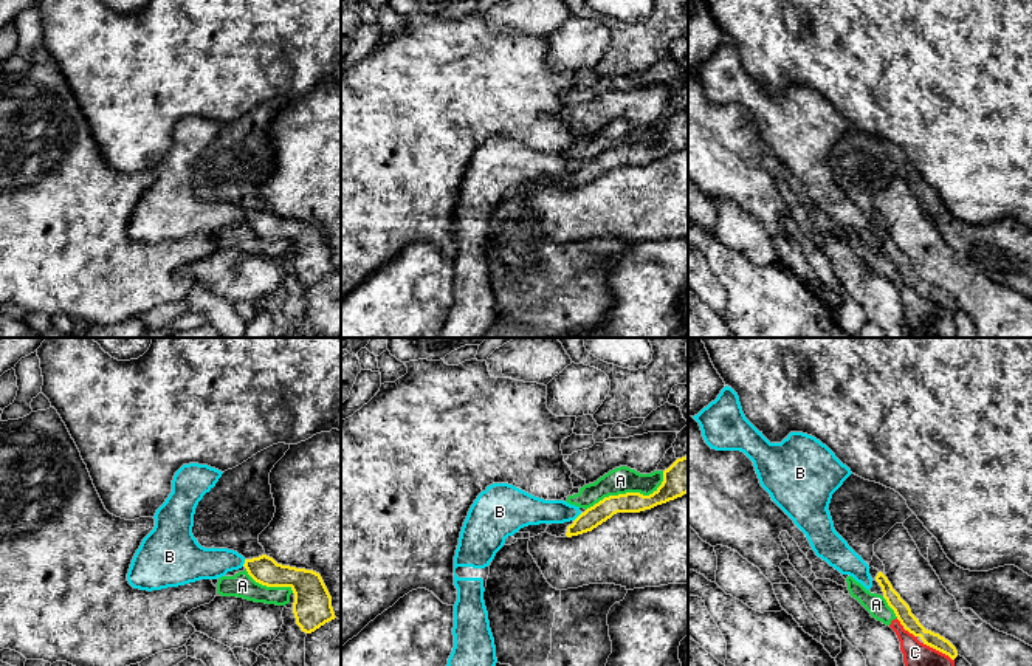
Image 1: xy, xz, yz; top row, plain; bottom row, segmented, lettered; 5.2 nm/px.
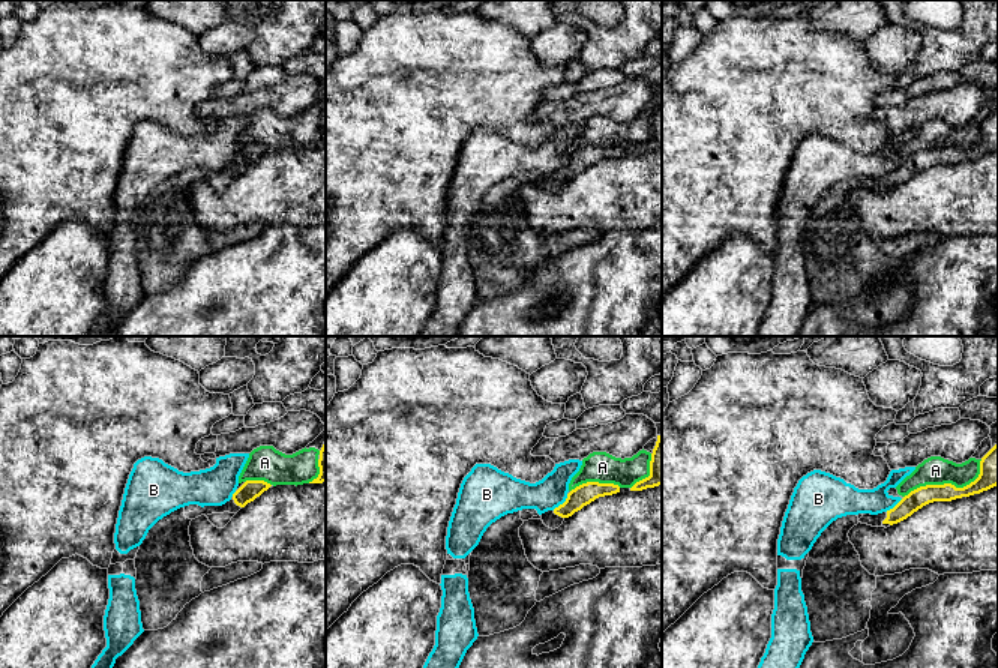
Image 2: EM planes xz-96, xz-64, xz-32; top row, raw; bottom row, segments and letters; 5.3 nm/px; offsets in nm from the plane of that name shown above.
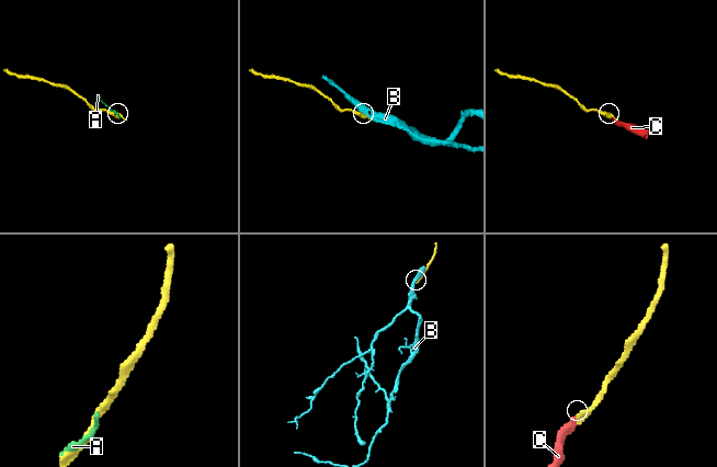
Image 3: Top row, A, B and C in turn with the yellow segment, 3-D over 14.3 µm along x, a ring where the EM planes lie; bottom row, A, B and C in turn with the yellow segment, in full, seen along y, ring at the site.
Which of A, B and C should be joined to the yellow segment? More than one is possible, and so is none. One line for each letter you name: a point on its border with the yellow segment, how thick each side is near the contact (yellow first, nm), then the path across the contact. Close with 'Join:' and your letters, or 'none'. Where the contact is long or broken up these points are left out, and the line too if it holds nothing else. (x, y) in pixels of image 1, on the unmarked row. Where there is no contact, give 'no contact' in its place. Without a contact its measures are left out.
Join: none

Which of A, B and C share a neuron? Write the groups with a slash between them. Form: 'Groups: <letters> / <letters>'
Groups: A C / B

